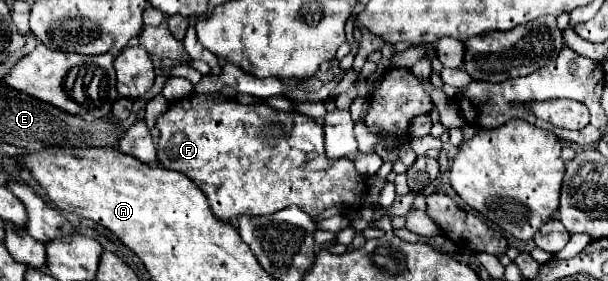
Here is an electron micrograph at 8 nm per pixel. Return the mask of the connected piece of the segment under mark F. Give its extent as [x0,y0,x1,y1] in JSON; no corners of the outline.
[155,93,365,221]

